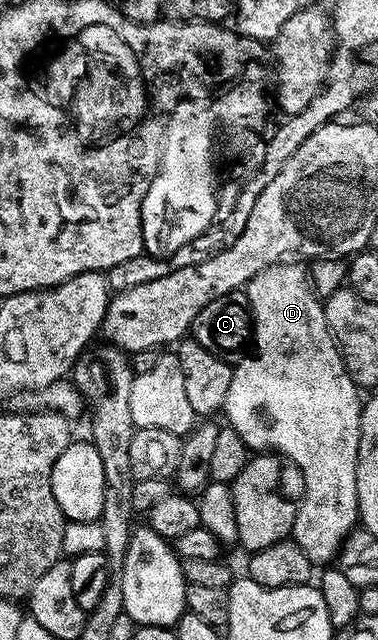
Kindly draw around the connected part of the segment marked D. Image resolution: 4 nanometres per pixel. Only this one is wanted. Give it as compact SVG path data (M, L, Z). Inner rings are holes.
M280 263L271 265L265 271L258 273L245 287L247 302L251 304L251 318L253 320L253 351L248 352L243 360L238 362L231 370L231 382L229 383L229 395L225 395L225 403L222 412L227 413L226 424L245 439L248 450L266 451L272 455L292 461L299 468L303 476L303 502L298 502L295 511L295 526L291 529L291 537L299 545L312 547L311 545L335 545L342 546L343 540L348 537L352 529L356 528L359 521L359 500L357 499L357 451L359 450L359 428L361 427L361 390L355 384L350 373L347 372L347 364L339 353L339 346L335 344L335 338L331 336L331 329L325 319L323 310L324 302L320 294L311 287L311 278L308 270L303 269L299 263Z

